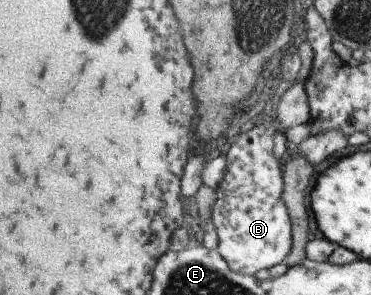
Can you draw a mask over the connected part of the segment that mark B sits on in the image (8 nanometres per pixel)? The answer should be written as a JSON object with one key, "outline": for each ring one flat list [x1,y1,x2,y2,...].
{"outline":[[274,125,240,128,228,153,229,169,217,191,212,220,220,236,219,251,232,270,254,277,260,270,270,270,292,252,292,235,287,206,282,202,282,170,274,156]]}

